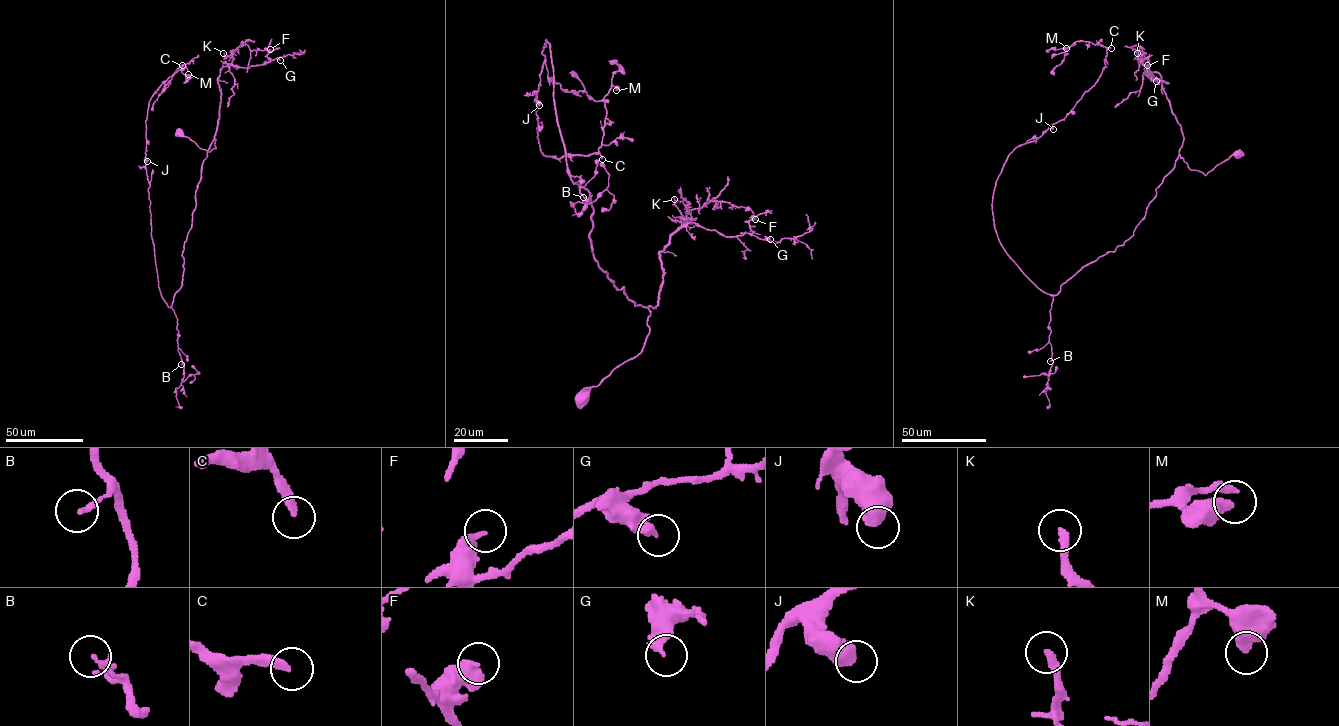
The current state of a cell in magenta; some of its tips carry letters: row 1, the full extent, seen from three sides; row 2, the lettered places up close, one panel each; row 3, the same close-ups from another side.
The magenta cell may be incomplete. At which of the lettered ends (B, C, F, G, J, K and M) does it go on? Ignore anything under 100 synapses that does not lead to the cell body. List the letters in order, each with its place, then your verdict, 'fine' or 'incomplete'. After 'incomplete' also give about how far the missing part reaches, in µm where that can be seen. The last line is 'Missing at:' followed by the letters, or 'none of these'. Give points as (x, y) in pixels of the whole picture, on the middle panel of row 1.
B: (583, 197) | fine
C: (602, 159) | incomplete | 70 µm
F: (755, 219) | fine
G: (770, 239) | fine
J: (539, 105) | fine
K: (674, 199) | fine
M: (616, 90) | fine
Missing at: C

